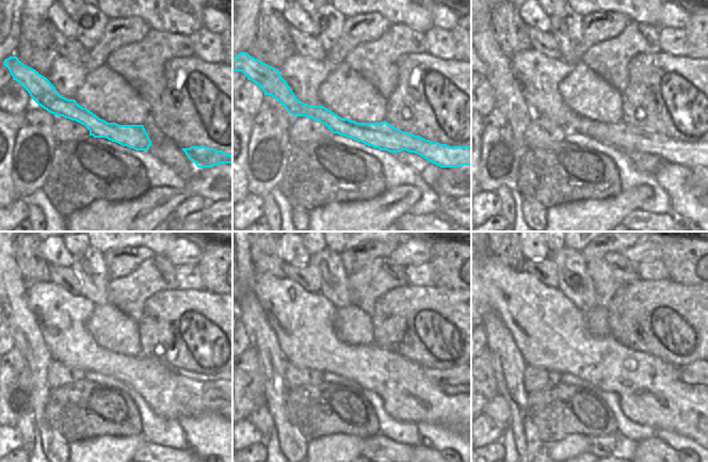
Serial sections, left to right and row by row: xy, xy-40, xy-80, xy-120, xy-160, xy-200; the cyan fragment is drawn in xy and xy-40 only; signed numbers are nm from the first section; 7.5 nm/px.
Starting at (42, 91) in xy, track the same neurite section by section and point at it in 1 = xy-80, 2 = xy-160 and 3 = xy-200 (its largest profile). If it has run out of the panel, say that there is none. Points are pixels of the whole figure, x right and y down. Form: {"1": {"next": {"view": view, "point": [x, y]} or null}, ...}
{"1": {"next": {"view": "xy-80", "point": [626, 138]}}, "2": {"next": {"view": "xy-160", "point": [449, 378]}}, "3": {"next": {"view": "xy-200", "point": [688, 368]}}}

